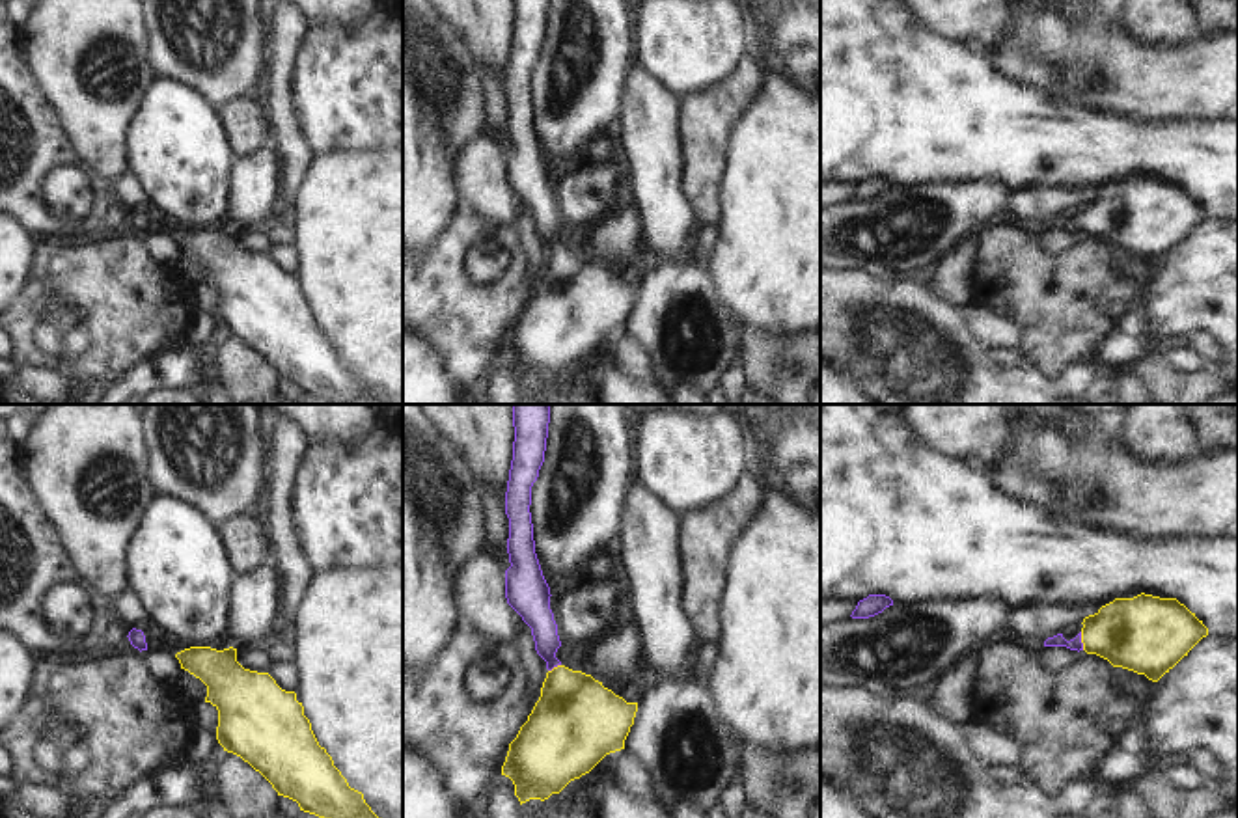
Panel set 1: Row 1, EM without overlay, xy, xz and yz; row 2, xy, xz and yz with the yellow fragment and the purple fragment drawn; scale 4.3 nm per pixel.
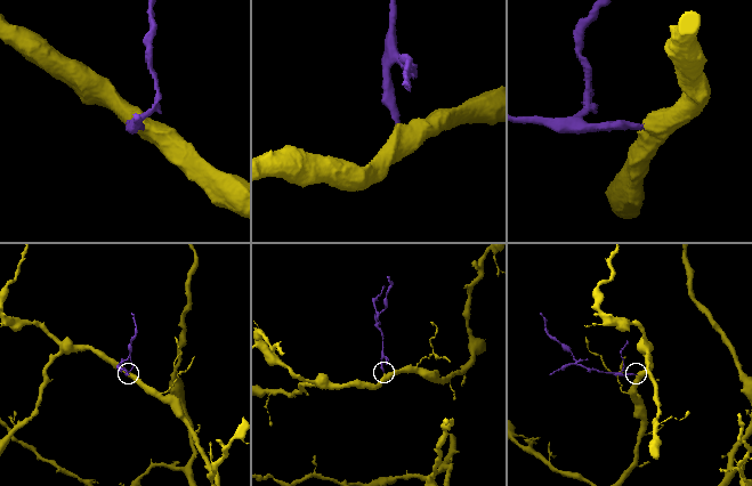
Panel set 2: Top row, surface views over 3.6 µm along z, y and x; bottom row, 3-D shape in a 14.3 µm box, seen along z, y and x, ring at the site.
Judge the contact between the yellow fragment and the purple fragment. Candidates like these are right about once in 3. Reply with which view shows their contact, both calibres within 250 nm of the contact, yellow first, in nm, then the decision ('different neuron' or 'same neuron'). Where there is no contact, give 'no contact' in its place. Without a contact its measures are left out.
meets yellow in yz; 320 nm thick on the yellow side, 50 nm on the other; same neuron

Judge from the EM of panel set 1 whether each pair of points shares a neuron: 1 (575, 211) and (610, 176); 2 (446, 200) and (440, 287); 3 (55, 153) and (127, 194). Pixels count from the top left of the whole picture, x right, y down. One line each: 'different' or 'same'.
1: same
2: different
3: different

